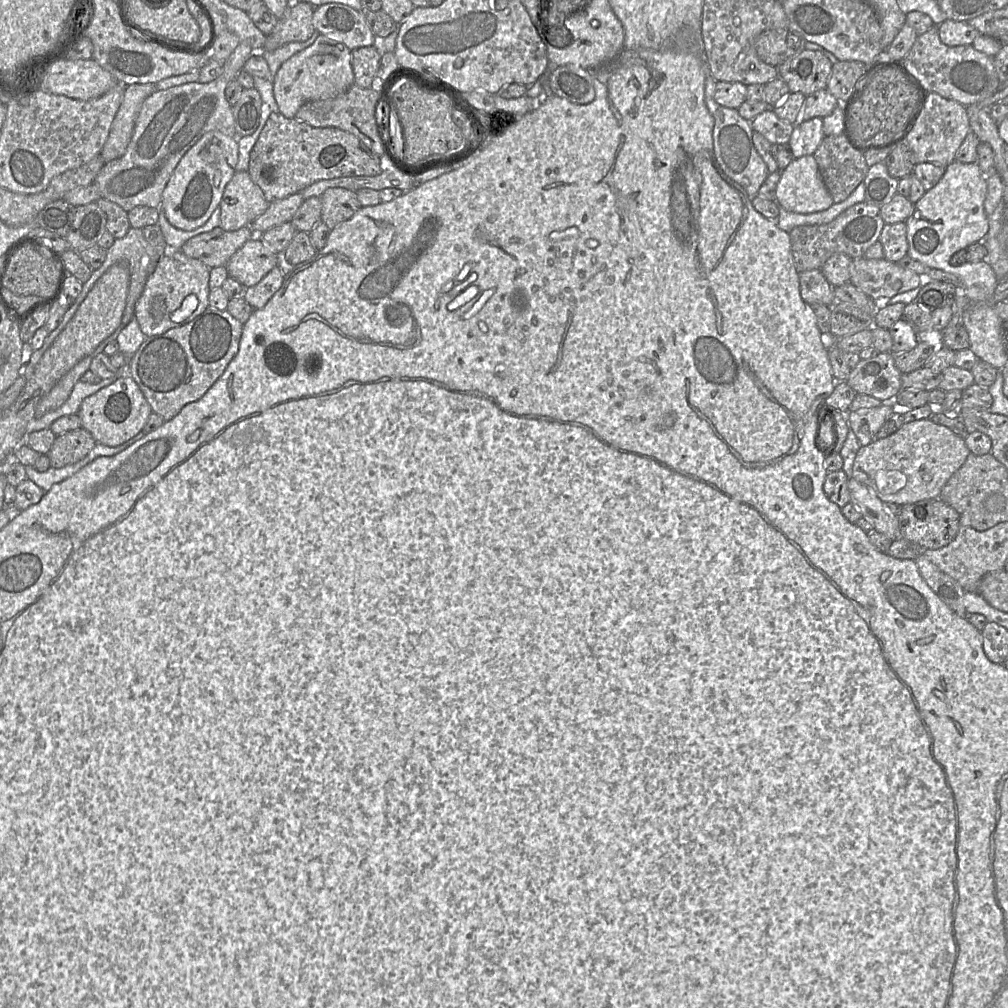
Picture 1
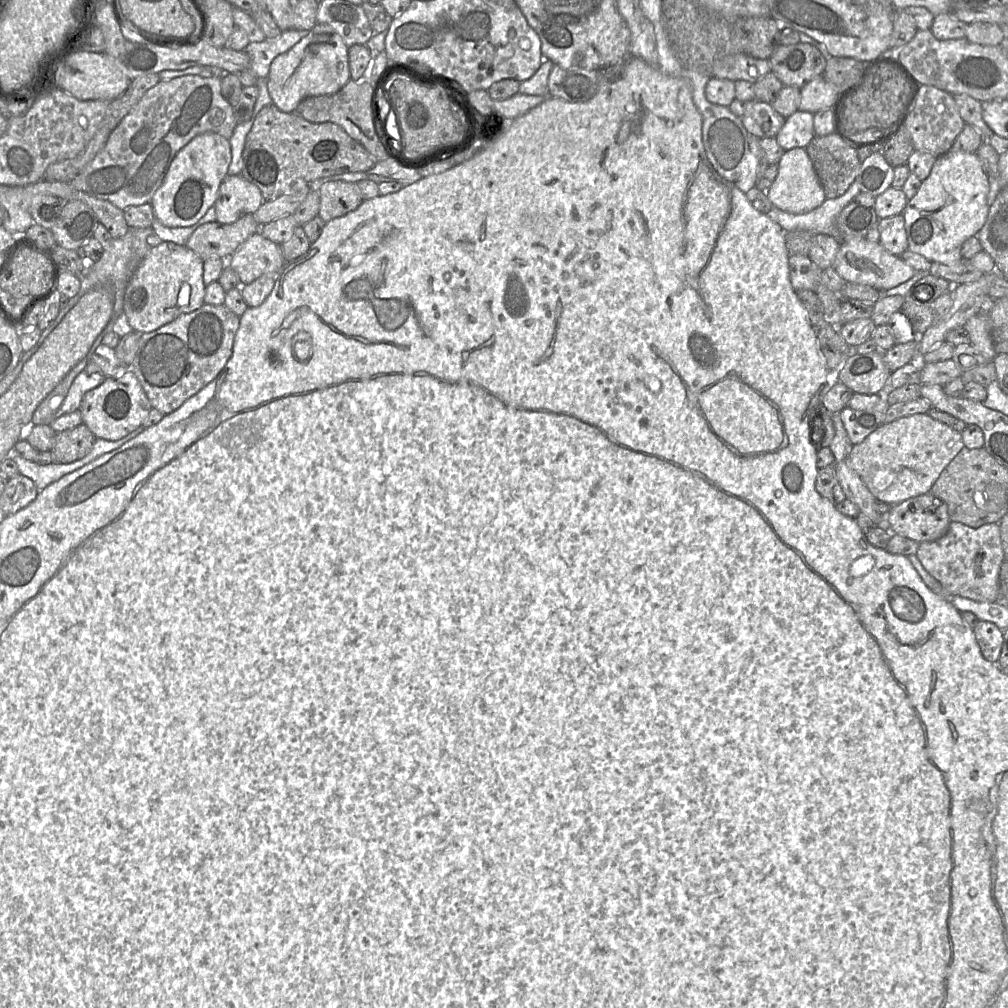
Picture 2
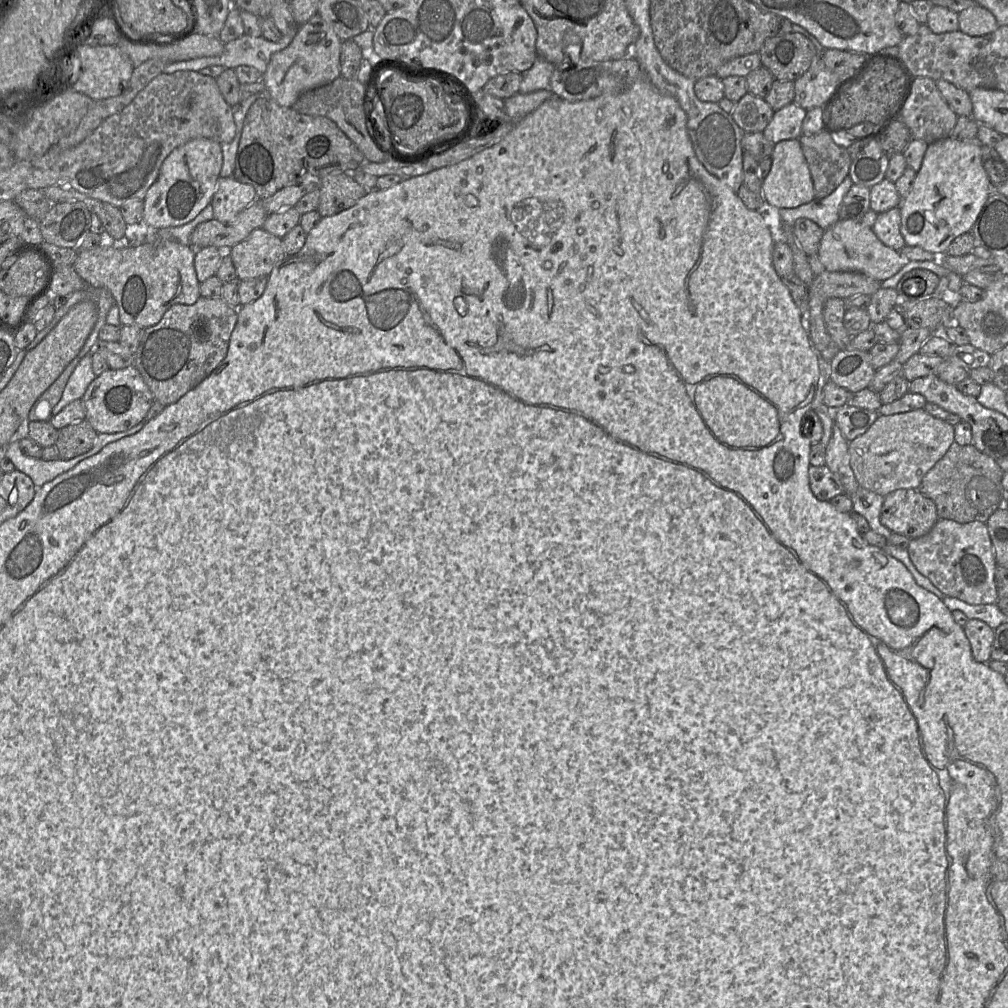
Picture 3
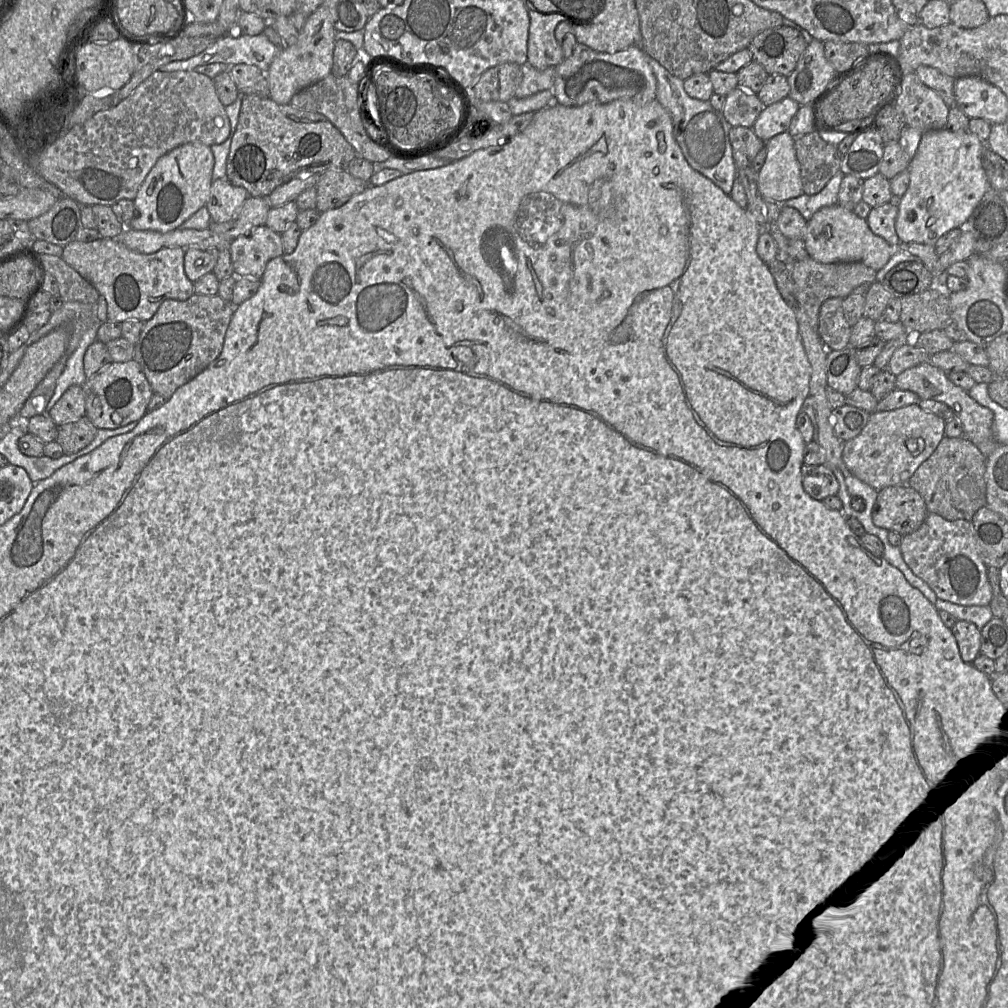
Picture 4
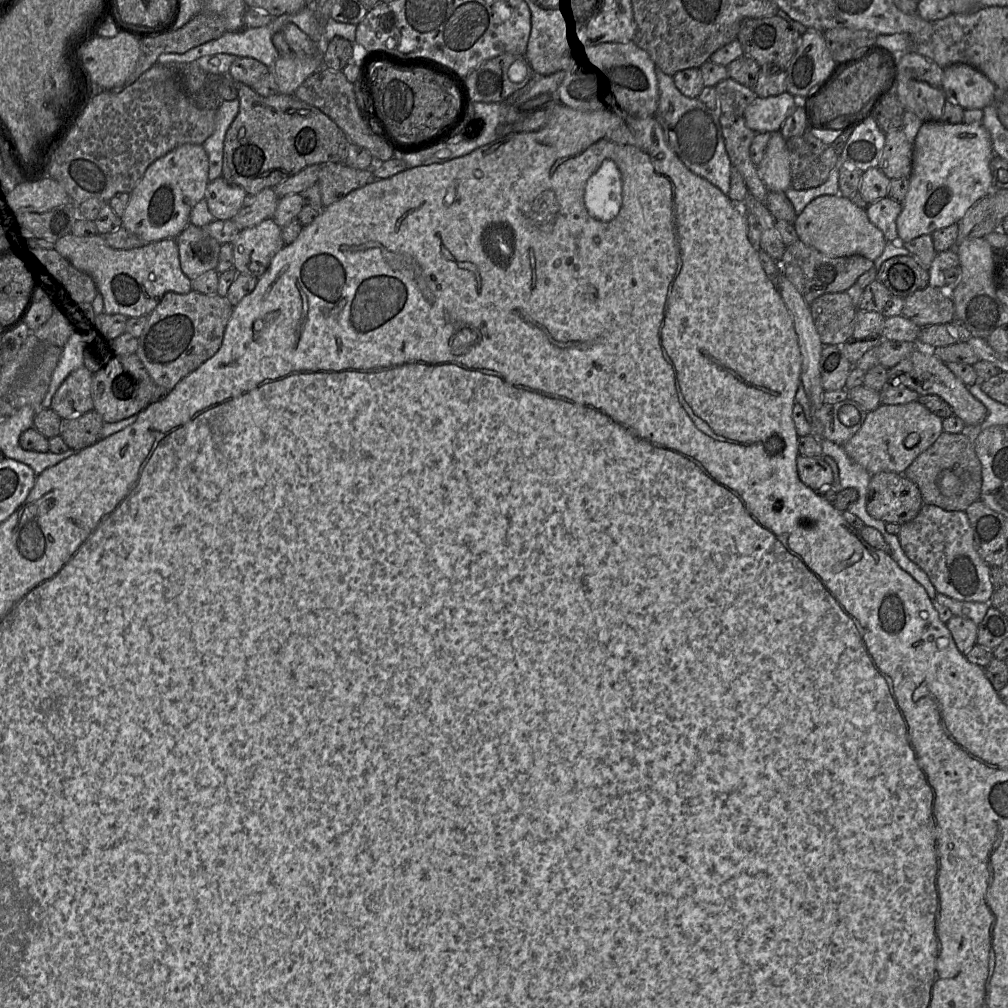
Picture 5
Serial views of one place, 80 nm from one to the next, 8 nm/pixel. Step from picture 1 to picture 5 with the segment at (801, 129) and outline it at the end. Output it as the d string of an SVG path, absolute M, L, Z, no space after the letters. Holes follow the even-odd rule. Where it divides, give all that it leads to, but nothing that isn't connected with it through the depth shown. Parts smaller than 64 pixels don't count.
M788 91L767 98L757 97L745 109L743 119L755 133L777 132L798 103L801 101Z

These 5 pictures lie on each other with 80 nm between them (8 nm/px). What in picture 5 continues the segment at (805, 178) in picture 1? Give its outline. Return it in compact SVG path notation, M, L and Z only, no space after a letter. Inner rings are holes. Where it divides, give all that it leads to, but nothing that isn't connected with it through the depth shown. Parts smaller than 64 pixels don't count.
M779 131L771 133L763 159L756 168L768 191L784 193L792 188L786 139Z

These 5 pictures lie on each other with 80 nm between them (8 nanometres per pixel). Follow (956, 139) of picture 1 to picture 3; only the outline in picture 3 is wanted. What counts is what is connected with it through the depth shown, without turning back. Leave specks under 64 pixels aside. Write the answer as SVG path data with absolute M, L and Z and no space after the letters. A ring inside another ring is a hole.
M914 77L901 120L912 137L928 144L951 136L958 115L951 109L934 80Z

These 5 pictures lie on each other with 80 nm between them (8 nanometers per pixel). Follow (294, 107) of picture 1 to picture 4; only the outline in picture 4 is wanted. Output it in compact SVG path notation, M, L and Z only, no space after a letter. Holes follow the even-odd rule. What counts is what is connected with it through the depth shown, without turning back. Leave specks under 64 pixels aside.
M326 4L307 17L297 42L286 46L276 55L265 73L269 83L269 97L278 104L290 104L292 97L302 89L320 81L332 72L333 51L337 40L331 15Z

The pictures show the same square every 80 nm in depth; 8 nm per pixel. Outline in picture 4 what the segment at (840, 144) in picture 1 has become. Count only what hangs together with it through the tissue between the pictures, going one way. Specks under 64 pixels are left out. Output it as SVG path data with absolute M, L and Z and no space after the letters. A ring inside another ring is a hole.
M817 131L795 137L795 151L800 164L803 191L807 195L819 193L841 168L842 156L837 147L824 141Z

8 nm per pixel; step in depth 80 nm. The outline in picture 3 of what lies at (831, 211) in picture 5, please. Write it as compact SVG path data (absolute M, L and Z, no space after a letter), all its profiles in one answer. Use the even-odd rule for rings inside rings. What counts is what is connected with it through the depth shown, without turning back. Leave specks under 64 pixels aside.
M842 219L824 230L817 257L828 271L860 272L881 283L896 275L908 260L899 251L884 245L870 227L859 221Z

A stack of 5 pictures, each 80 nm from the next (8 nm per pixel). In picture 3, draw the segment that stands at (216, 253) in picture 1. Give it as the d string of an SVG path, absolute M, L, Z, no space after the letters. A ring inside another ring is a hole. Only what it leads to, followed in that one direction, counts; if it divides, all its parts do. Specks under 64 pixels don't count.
M256 199L230 222L213 218L198 225L190 236L189 245L194 249L214 246L225 252L246 239L253 230L261 228L267 217L263 201Z

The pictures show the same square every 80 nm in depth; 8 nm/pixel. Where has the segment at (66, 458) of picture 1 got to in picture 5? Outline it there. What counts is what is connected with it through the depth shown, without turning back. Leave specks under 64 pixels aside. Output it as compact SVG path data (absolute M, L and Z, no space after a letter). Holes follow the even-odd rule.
M92 410L79 416L62 419L60 436L69 449L80 451L100 440L103 424L101 416Z

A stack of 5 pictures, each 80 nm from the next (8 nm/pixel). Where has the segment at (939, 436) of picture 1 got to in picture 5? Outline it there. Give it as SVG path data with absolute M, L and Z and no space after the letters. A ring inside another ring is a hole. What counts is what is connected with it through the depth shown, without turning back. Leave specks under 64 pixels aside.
M918 401L896 405L880 404L867 413L859 430L843 445L843 448L847 455L871 476L880 472L903 474L943 432L942 420Z

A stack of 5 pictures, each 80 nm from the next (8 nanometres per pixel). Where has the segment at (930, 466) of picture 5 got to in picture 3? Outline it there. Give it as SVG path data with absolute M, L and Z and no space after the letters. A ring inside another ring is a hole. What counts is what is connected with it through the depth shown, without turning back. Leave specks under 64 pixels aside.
M954 442L946 454L925 474L918 491L931 499L939 518L957 523L983 522L1004 507L1002 477L998 462L975 446Z

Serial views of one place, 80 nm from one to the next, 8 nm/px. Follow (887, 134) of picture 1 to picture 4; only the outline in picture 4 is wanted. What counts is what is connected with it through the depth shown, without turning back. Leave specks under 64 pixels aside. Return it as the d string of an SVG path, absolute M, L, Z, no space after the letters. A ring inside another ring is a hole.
M872 56L813 108L817 125L851 134L867 130L873 126L878 113L896 94L899 84L900 73L895 64L884 57Z

